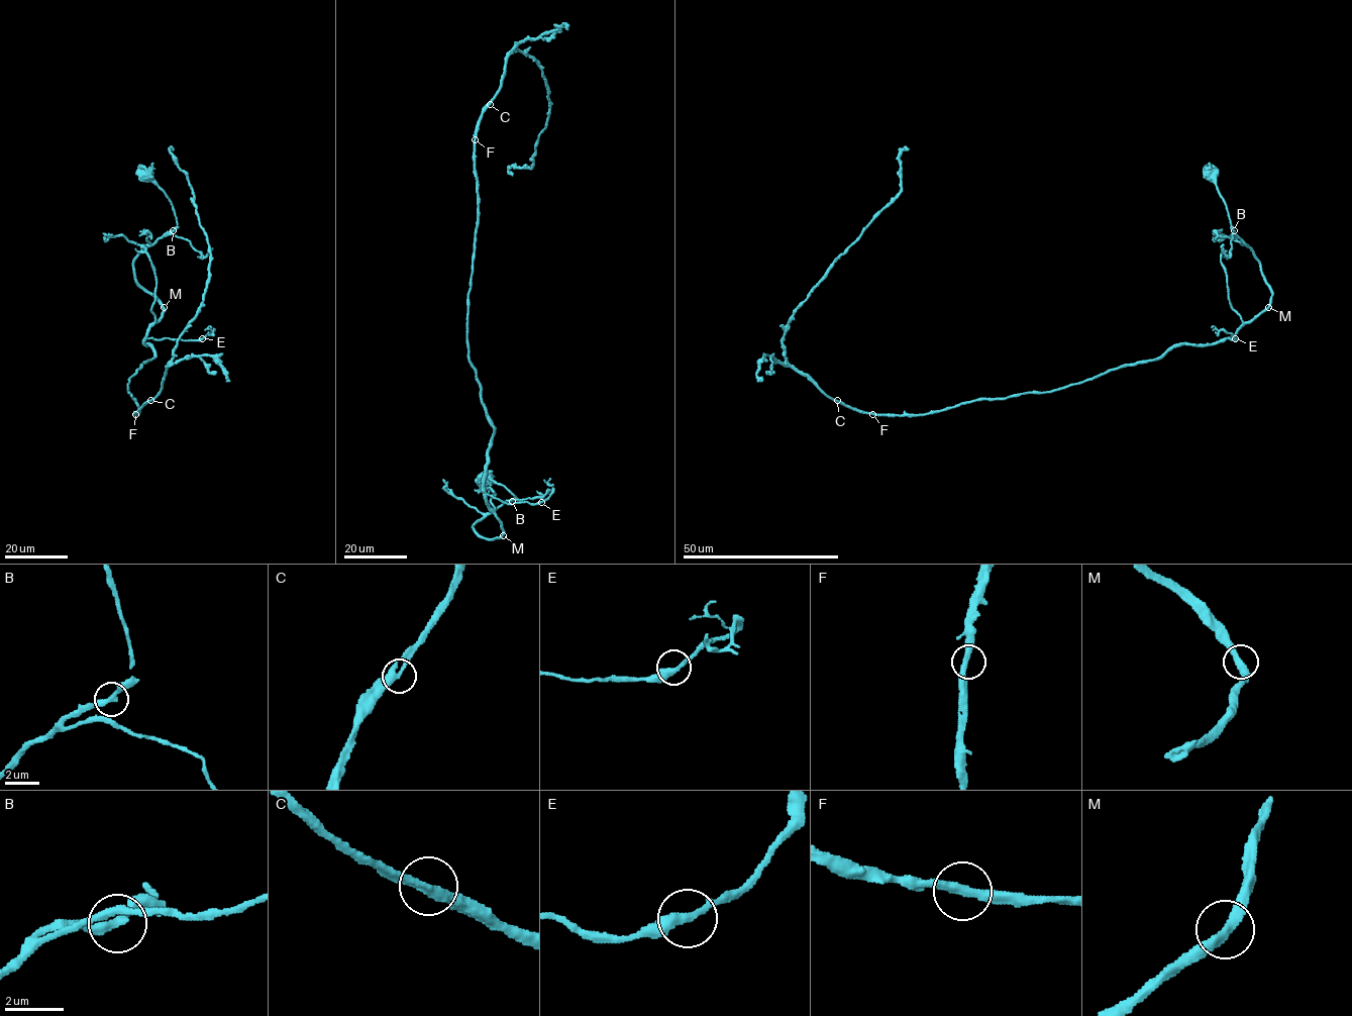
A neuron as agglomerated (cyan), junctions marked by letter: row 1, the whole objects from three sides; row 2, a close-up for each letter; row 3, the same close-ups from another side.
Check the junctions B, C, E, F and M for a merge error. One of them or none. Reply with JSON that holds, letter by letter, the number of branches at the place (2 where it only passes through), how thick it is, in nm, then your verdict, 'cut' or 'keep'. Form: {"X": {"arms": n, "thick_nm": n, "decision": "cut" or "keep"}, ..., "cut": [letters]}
{"B": {"arms": 2, "thick_nm": 280, "decision": "keep"}, "C": {"arms": 2, "thick_nm": 340, "decision": "keep"}, "E": {"arms": 2, "thick_nm": 360, "decision": "keep"}, "F": {"arms": 2, "thick_nm": 300, "decision": "keep"}, "M": {"arms": 2, "thick_nm": 360, "decision": "keep"}, "cut": []}

